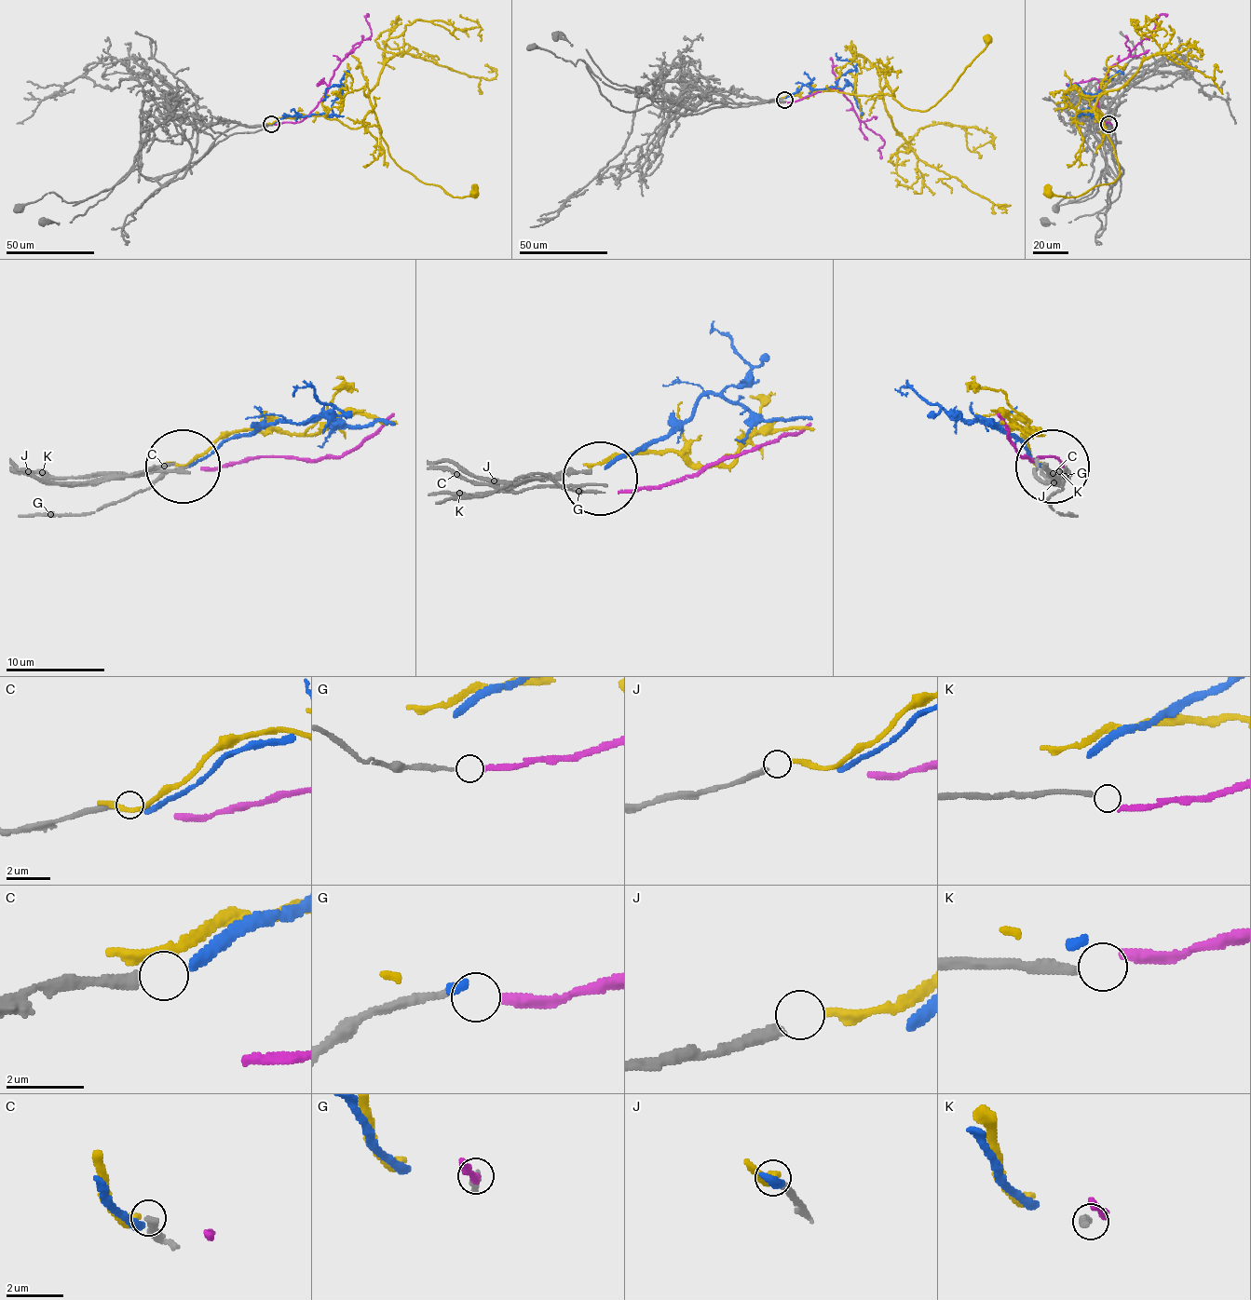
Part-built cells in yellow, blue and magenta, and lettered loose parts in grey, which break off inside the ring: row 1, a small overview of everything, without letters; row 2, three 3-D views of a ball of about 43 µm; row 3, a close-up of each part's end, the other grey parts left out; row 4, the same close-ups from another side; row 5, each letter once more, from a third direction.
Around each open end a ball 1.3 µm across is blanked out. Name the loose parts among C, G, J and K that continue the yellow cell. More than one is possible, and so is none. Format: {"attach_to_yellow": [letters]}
{"attach_to_yellow": ["J"]}

